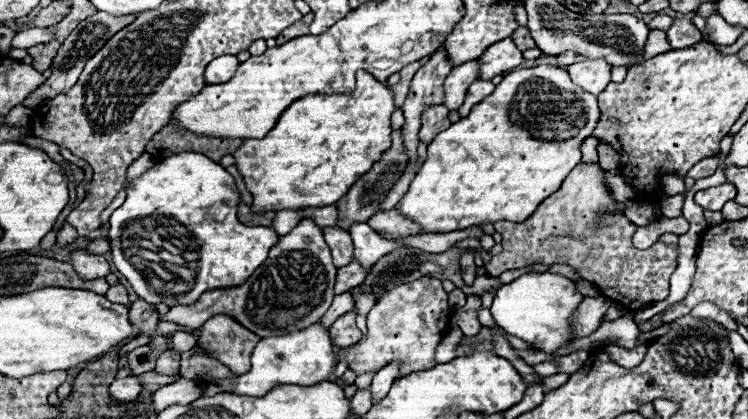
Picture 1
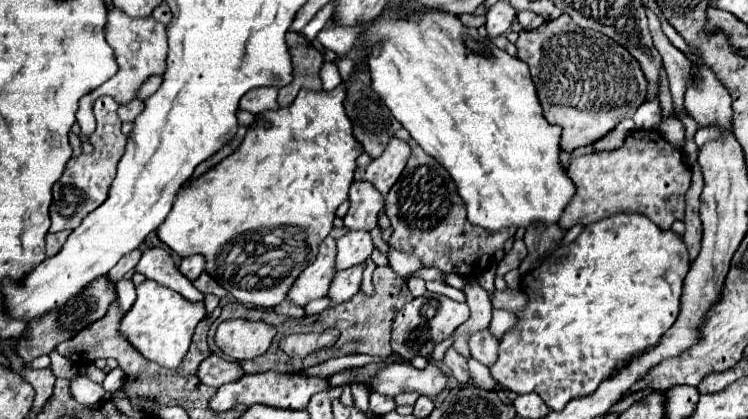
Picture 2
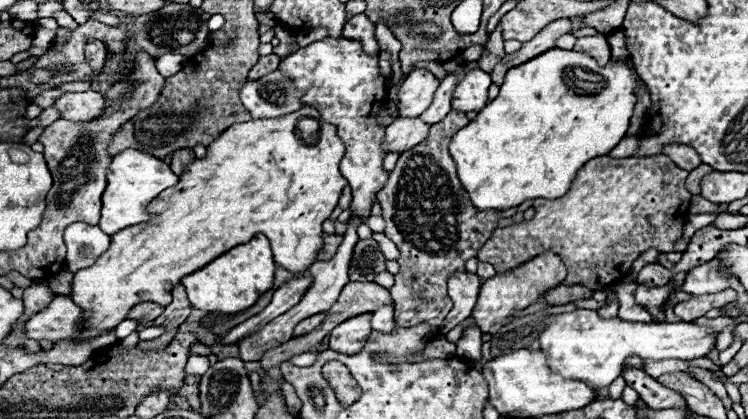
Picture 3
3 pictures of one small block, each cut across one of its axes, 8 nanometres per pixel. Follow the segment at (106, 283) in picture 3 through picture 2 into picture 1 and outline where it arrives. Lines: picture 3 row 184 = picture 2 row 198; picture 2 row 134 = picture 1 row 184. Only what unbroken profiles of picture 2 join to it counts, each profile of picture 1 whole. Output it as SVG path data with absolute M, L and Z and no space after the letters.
M360 72L358 86L352 94L310 94L292 102L276 126L262 140L244 140L244 144L234 152L234 166L246 182L248 192L252 194L250 210L258 212L278 212L278 210L302 210L302 208L320 208L336 204L350 186L368 172L372 164L388 150L390 146L390 114L394 112L392 90L386 84L374 80L372 74Z

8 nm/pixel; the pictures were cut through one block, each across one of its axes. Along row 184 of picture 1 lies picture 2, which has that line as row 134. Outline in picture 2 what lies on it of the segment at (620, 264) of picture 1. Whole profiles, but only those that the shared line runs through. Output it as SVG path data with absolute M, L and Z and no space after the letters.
M568 14L548 20L536 30L522 30L516 48L516 58L528 64L538 96L542 94L544 118L562 128L560 148L564 152L594 144L620 120L632 118L646 100L648 80L638 60L612 38L580 28Z

